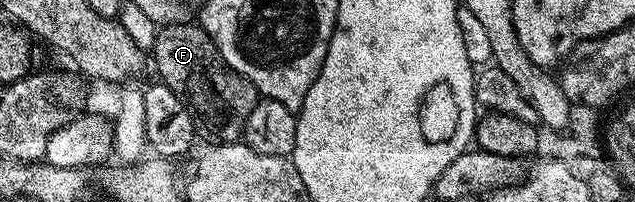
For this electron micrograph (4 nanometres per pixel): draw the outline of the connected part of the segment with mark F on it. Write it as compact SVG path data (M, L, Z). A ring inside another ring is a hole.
M182 21L166 22L157 27L154 47L151 50L151 63L157 66L156 78L165 83L193 112L194 124L206 135L213 139L214 144L235 143L242 138L245 122L259 100L258 93L239 73L235 73L221 60L216 45L207 37L207 33L196 22L181 23Z

